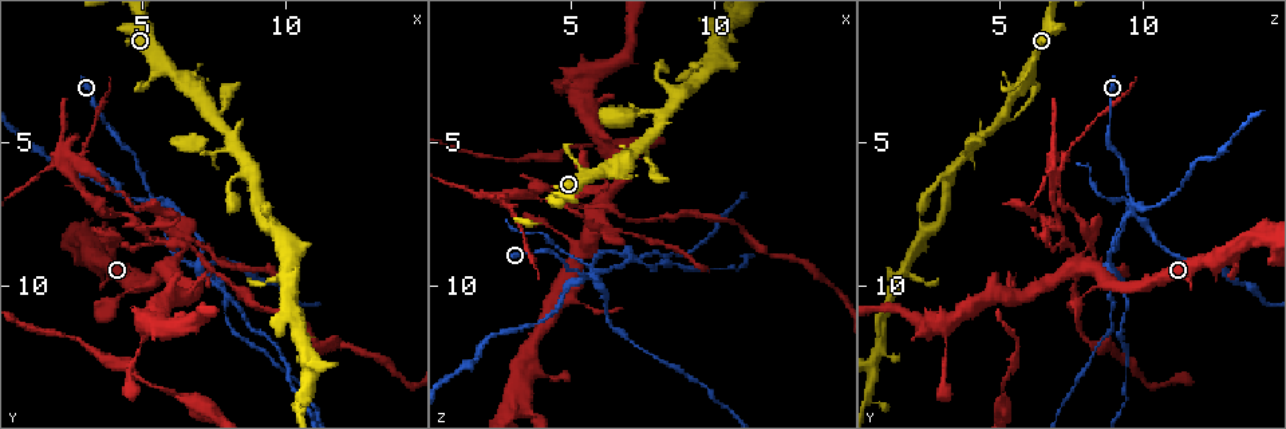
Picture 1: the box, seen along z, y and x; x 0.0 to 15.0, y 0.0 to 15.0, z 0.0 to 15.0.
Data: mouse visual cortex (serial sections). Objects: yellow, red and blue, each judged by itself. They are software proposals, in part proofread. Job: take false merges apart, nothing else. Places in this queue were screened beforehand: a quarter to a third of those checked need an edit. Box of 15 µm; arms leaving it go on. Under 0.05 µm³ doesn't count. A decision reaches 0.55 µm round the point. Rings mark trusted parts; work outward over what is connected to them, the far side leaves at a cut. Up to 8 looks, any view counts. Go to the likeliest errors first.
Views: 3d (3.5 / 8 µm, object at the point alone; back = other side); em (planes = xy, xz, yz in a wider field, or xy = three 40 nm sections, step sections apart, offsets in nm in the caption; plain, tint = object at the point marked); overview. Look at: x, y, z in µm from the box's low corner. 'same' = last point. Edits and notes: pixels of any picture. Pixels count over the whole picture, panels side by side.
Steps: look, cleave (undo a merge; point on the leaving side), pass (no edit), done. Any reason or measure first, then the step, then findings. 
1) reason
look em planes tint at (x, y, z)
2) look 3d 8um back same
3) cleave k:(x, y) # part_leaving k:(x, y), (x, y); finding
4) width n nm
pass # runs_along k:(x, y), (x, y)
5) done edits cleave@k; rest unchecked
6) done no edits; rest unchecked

looks like a crossing
look 3d 3.5um back at (5.5, 7.4, 9.6)

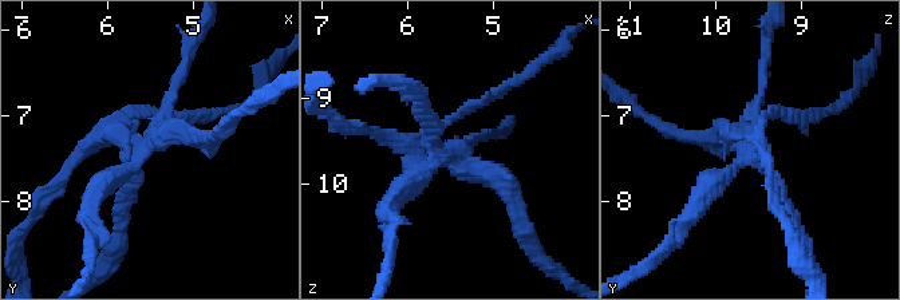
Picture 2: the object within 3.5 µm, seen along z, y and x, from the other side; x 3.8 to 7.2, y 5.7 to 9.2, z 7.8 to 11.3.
look em xy step 3 tint at (5.60, 7.30, 9.55)

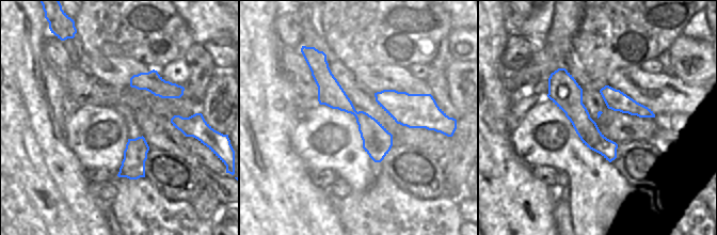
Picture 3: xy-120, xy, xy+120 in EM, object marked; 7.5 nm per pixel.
look em planes tint same

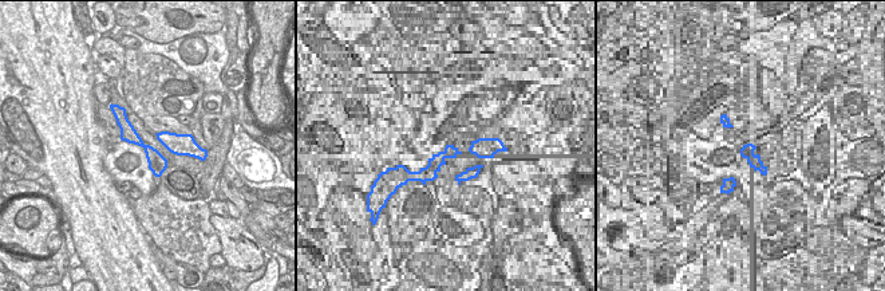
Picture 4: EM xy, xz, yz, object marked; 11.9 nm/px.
cleave 2:(387, 141) # part_leaving 2:(442, 147), (397, 145), (347, 123); a second cell is stuck on

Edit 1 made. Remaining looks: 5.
redraw
look overview

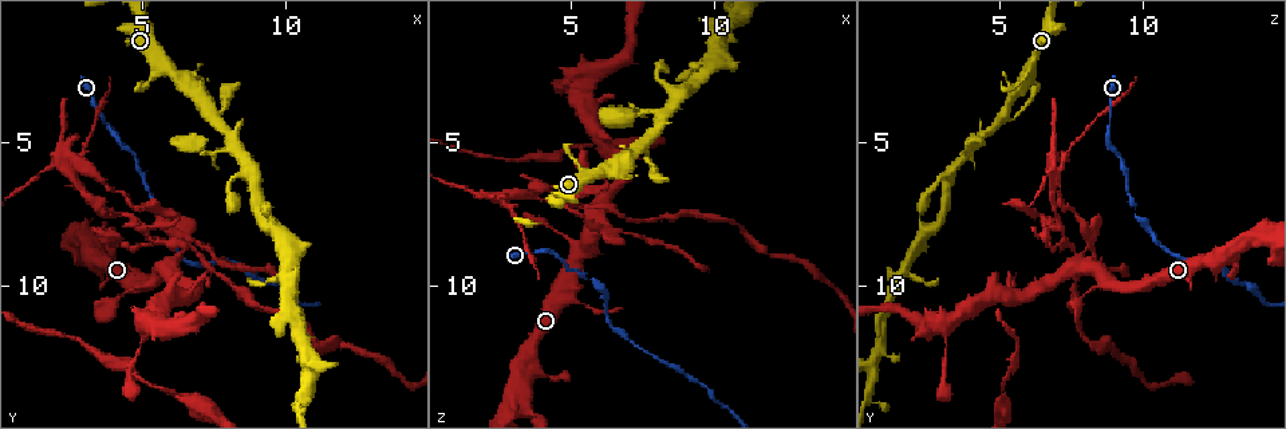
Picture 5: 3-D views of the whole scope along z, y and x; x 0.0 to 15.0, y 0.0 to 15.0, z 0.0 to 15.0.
thin arm on a thick one
look 3d 8um at (6.5, 8.3, 8.0)

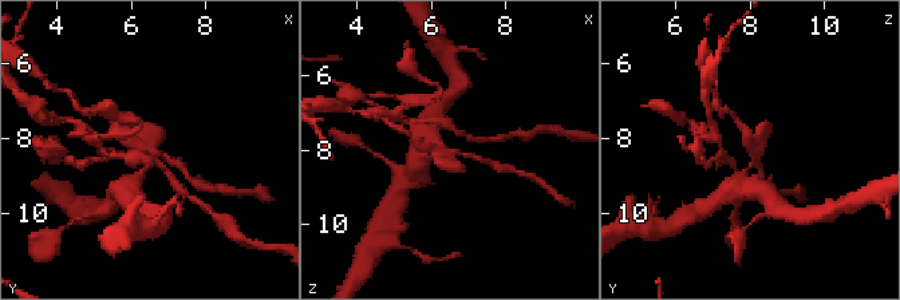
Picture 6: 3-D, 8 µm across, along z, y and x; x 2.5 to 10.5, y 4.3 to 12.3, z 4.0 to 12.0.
look 3d 3.5um at (6.5, 8.3, 8.0)

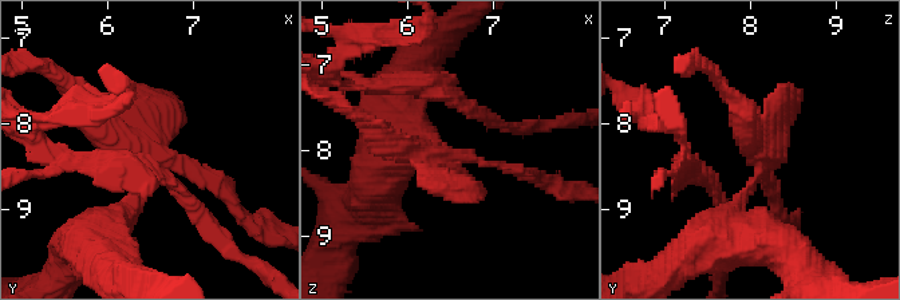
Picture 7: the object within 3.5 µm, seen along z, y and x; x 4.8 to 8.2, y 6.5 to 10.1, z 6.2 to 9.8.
now the EM
look em xy step 3 tint at (6.40, 8.40, 8.10)

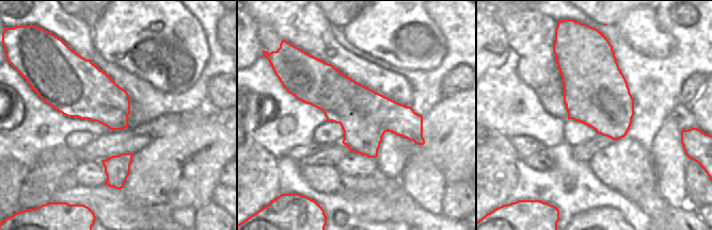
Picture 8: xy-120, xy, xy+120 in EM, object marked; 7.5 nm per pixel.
cleave 7:(741, 121) # a second cell is stuck on

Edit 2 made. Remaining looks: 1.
done edits cleave@2, cleave@7; rest unchecked

